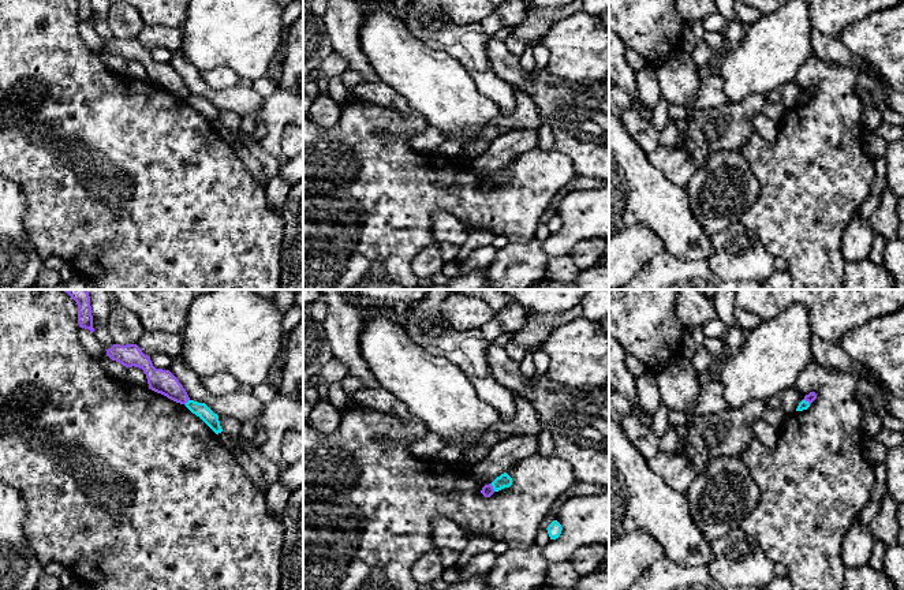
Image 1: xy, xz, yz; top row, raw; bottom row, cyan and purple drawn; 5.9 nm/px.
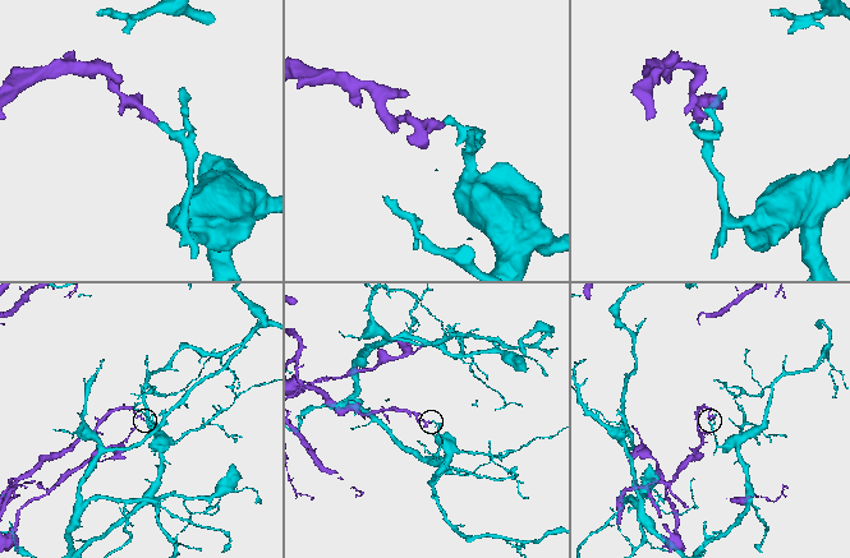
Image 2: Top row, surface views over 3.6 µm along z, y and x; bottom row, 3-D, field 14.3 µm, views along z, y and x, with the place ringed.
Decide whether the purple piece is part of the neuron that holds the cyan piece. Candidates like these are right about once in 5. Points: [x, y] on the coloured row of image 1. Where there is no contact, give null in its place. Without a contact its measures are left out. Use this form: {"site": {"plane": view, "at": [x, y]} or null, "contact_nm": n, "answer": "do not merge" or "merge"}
{"site": {"plane": "xz", "at": [493, 488]}, "contact_nm": 60, "answer": "do not merge"}

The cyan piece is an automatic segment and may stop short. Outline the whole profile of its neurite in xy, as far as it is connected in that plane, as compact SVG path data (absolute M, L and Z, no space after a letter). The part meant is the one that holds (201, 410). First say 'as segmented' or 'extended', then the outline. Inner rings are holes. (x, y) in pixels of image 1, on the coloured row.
as segmented | M188 400L186 407L199 417L216 434L221 433L223 429L220 426L218 415L214 414L205 403L198 403L194 400Z

